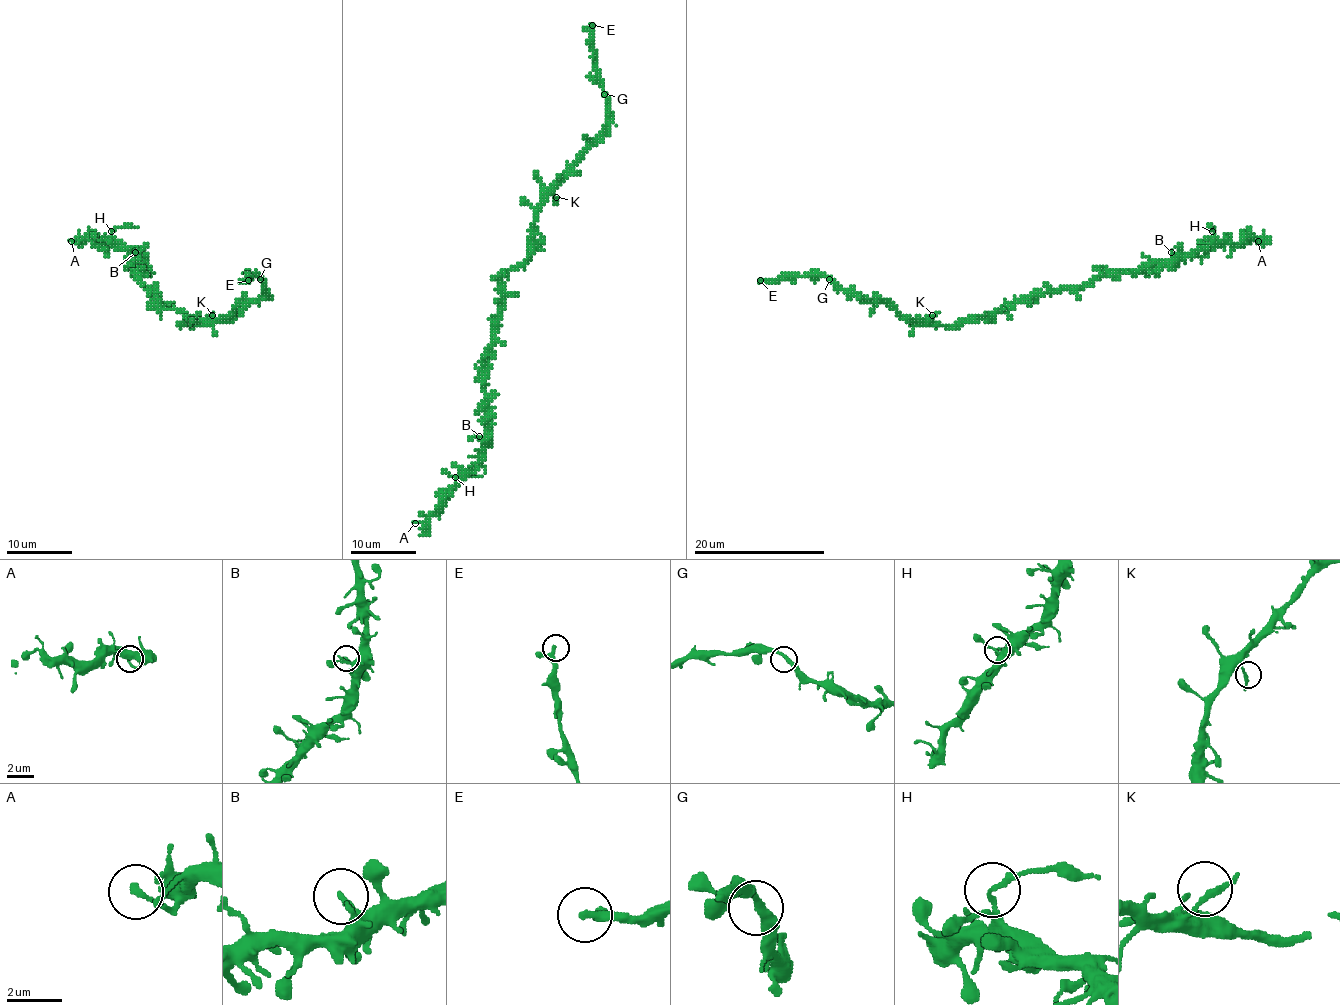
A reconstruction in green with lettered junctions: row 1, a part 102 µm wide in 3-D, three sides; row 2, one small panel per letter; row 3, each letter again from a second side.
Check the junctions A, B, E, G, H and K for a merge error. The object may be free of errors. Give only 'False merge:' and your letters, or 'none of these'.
False merge: H

